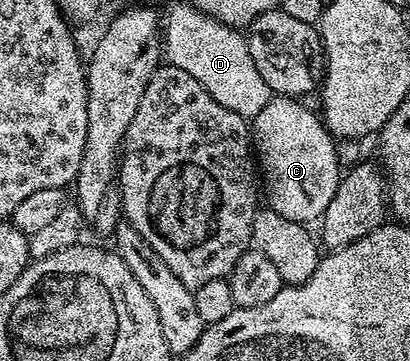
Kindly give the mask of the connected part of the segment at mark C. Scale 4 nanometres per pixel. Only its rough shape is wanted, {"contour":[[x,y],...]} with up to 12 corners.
{"contour":[[299,99],[251,117],[267,207],[319,221],[342,179],[337,141]]}

